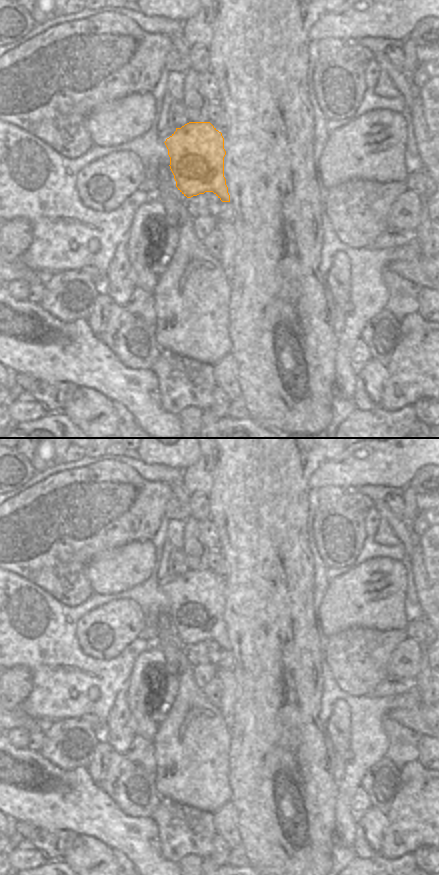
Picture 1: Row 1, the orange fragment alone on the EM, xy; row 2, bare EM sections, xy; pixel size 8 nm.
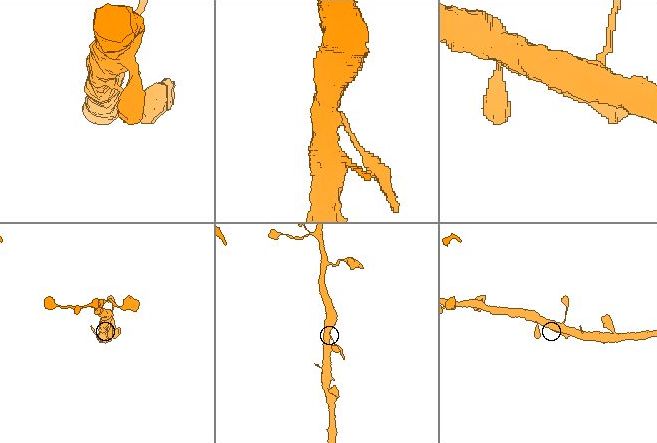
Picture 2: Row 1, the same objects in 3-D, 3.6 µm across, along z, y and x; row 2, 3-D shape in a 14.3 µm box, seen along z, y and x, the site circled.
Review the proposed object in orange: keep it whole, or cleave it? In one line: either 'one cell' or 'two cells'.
one cell

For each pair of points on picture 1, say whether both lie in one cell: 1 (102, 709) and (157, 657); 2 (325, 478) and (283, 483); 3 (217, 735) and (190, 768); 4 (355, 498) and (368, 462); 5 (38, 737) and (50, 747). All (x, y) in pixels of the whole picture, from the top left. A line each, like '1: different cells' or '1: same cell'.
1: different cells
2: different cells
3: same cell
4: different cells
5: different cells

